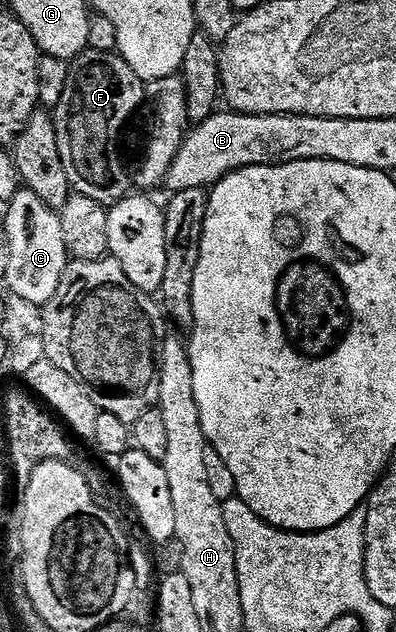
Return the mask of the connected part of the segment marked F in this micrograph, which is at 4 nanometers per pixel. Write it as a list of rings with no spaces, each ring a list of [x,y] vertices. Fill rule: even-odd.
[[[86,49],[70,63],[69,80],[65,80],[65,93],[61,96],[61,104],[53,108],[55,131],[57,132],[57,148],[61,148],[61,164],[65,164],[65,176],[69,176],[72,191],[81,196],[89,196],[89,200],[97,200],[105,207],[112,207],[129,194],[129,170],[123,167],[119,159],[119,146],[111,139],[135,113],[139,105],[145,102],[145,83],[133,72],[133,68],[122,54],[110,50]]]

